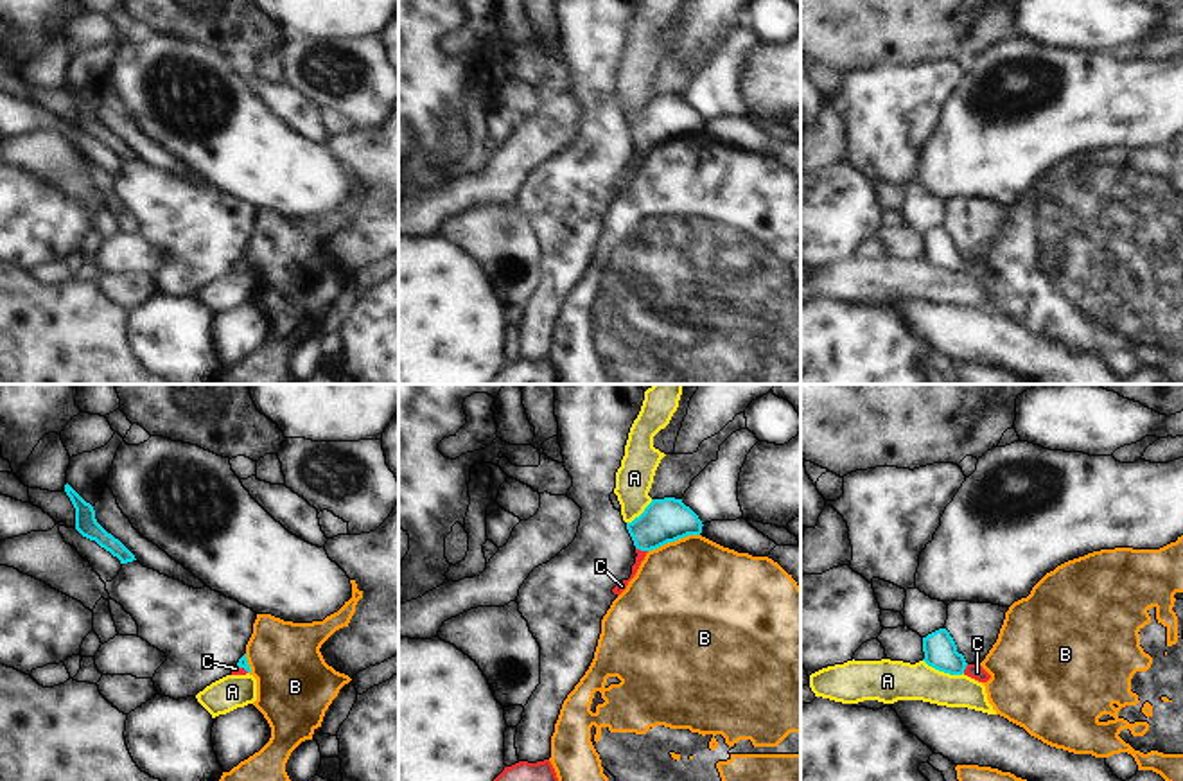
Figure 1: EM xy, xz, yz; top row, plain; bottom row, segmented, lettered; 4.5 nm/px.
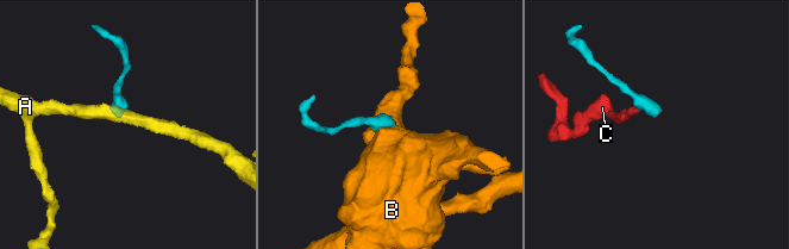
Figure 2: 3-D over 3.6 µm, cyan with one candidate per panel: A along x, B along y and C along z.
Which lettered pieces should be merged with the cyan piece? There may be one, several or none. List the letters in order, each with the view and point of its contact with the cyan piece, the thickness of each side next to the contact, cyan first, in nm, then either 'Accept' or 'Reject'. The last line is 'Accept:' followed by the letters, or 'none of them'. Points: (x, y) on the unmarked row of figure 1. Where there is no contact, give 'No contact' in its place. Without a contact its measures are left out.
A: Touches cyan at yz (943, 268). Thickness 150 nm (cyan) against 190 nm. Reject
B: Touches cyan at xz (674, 139). Thickness 200 nm (cyan) against 500 nm. Reject
C: Touches cyan at xz (641, 148). Thickness 200 nm (cyan) against 50 nm. Accept
Accept: C

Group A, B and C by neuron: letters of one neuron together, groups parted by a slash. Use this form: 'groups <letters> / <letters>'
groups A / B / C

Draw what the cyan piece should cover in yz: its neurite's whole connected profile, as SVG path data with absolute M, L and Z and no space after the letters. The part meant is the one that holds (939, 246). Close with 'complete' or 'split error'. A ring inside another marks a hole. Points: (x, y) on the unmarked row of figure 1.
M939 226L923 235L924 260L950 273L968 273L978 280L987 280L991 273L980 262L968 262L957 250L957 242L946 226Z; split error

